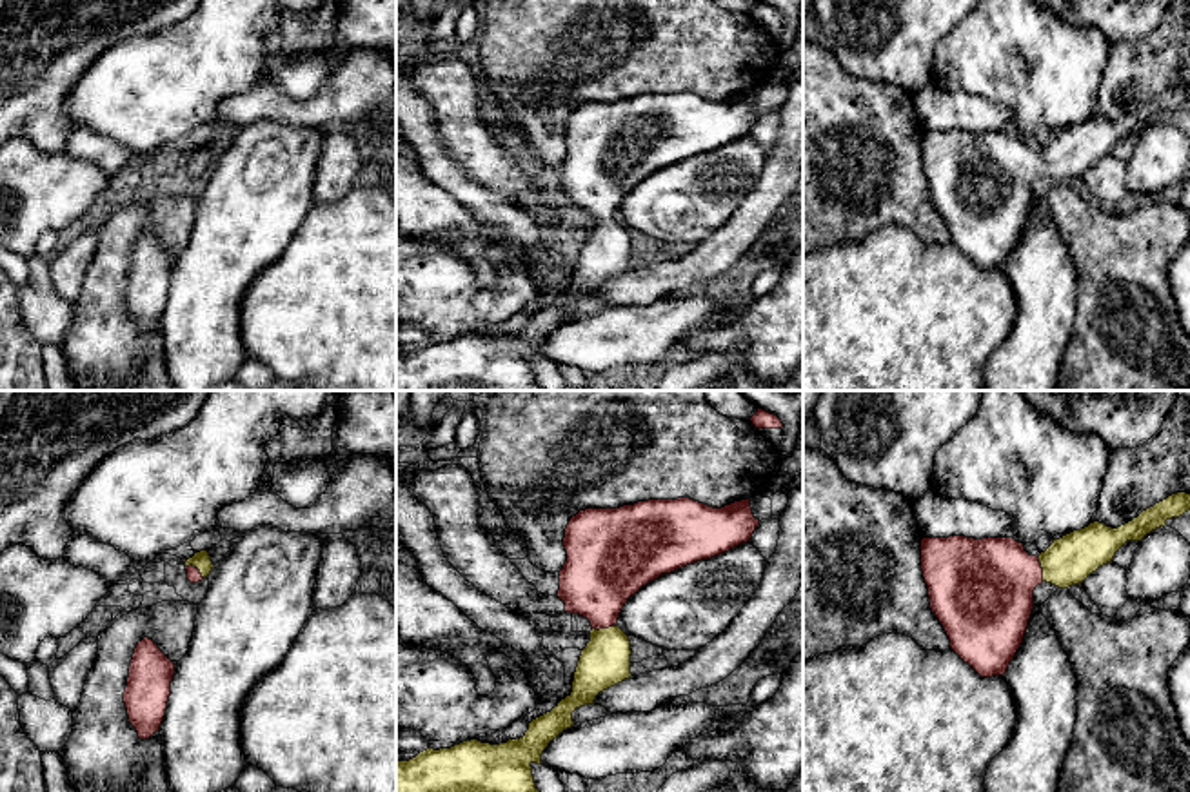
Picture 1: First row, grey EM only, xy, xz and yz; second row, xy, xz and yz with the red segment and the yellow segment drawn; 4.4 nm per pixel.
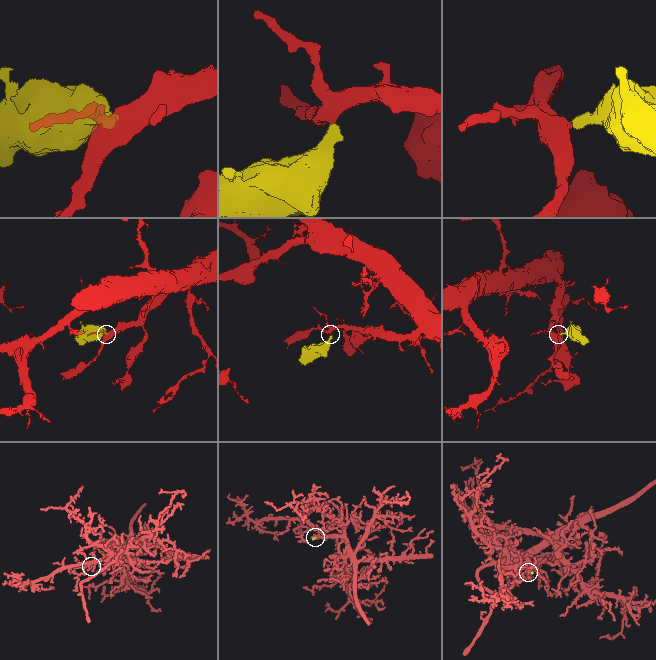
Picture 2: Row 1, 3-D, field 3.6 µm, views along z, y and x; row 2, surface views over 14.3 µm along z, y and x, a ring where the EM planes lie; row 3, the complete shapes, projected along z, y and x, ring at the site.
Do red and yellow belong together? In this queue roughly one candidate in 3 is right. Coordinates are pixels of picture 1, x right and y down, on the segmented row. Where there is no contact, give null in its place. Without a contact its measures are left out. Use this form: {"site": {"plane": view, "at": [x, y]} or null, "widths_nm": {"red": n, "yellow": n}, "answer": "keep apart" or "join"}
{"site": {"plane": "yz", "at": [1041, 569]}, "widths_nm": {"red": 400, "yellow": 220}, "answer": "join"}

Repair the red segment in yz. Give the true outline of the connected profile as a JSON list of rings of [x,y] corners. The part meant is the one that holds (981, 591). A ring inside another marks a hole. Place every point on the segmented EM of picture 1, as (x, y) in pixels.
[[[1177,492],[1143,510],[1132,521],[1112,529],[1094,521],[1074,530],[1041,552],[1030,556],[1014,538],[923,538],[921,570],[928,587],[930,609],[943,625],[950,648],[981,678],[1005,676],[1023,643],[1034,609],[1034,590],[1043,581],[1059,589],[1083,583],[1099,567],[1110,563],[1126,541],[1141,541],[1168,520],[1190,510],[1190,494]]]

